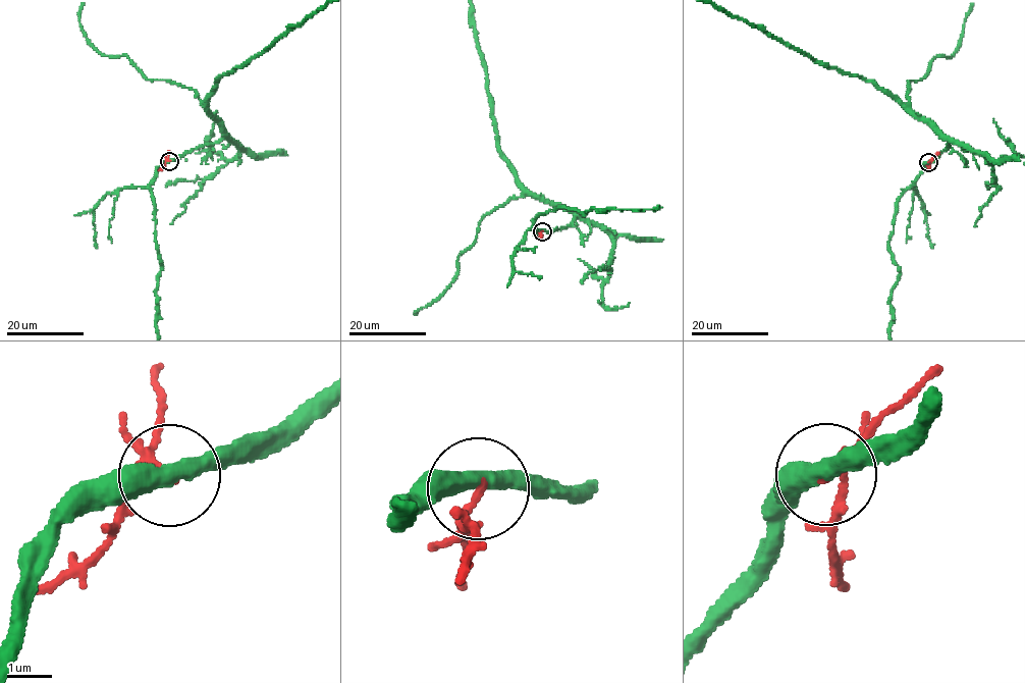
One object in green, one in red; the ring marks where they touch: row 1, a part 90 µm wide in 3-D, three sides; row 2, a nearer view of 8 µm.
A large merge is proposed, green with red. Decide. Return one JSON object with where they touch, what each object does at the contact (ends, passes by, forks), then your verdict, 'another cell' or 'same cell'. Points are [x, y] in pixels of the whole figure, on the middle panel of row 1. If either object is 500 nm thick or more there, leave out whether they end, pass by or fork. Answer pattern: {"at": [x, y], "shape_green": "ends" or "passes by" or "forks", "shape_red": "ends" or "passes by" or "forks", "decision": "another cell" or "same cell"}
{"at": [542, 231], "shape_green": "passes by", "shape_red": "passes by", "decision": "another cell"}

